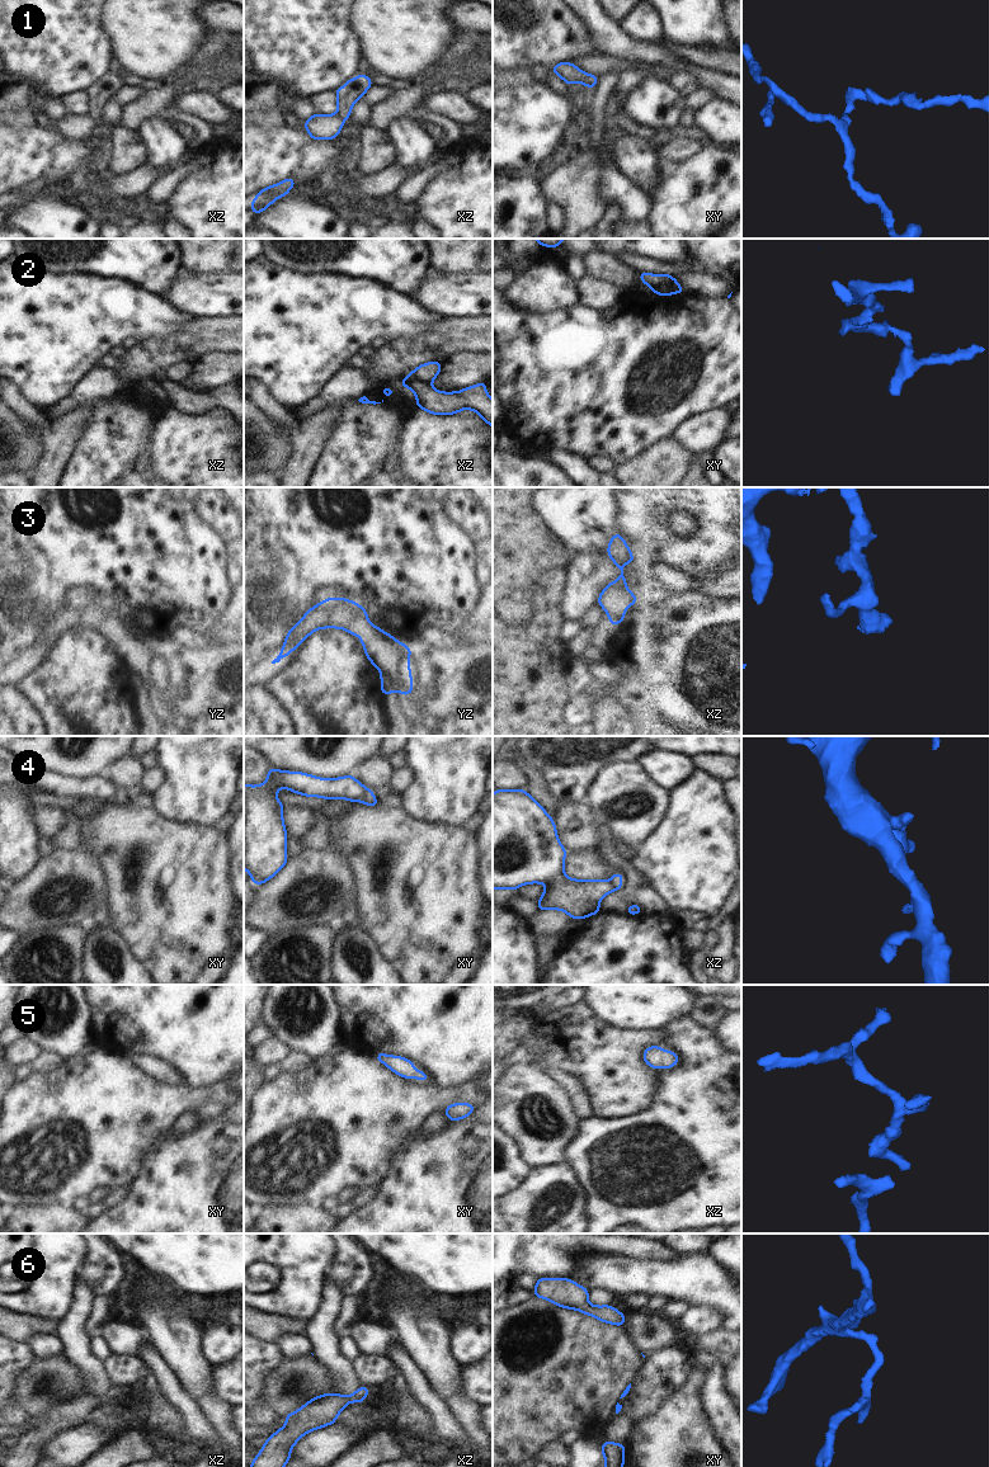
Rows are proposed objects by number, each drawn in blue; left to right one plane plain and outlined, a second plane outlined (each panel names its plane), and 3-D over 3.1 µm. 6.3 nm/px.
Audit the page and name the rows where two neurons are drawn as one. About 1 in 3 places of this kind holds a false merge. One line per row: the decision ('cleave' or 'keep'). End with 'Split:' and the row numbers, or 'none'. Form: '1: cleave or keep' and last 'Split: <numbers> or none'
1: keep
2: cleave
3: keep
4: cleave
5: keep
6: keep
Split: 2, 4

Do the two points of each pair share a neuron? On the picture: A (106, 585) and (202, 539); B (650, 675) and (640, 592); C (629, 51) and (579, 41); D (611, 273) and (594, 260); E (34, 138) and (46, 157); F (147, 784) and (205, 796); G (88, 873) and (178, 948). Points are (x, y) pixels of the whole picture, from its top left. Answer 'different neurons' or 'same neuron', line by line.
A: same neuron
B: different neurons
C: different neurons
D: same neuron
E: same neuron
F: different neurons
G: different neurons

